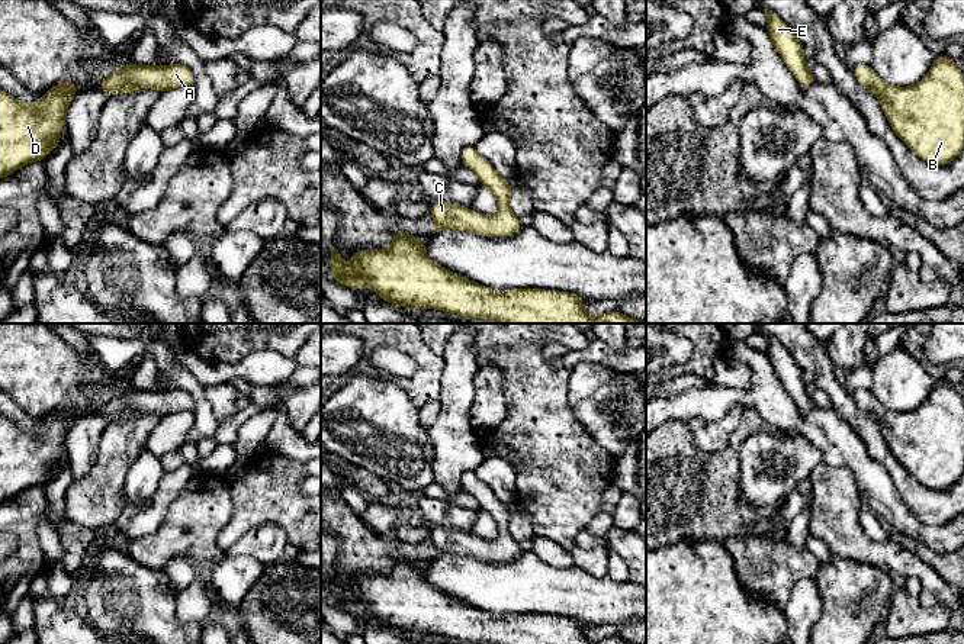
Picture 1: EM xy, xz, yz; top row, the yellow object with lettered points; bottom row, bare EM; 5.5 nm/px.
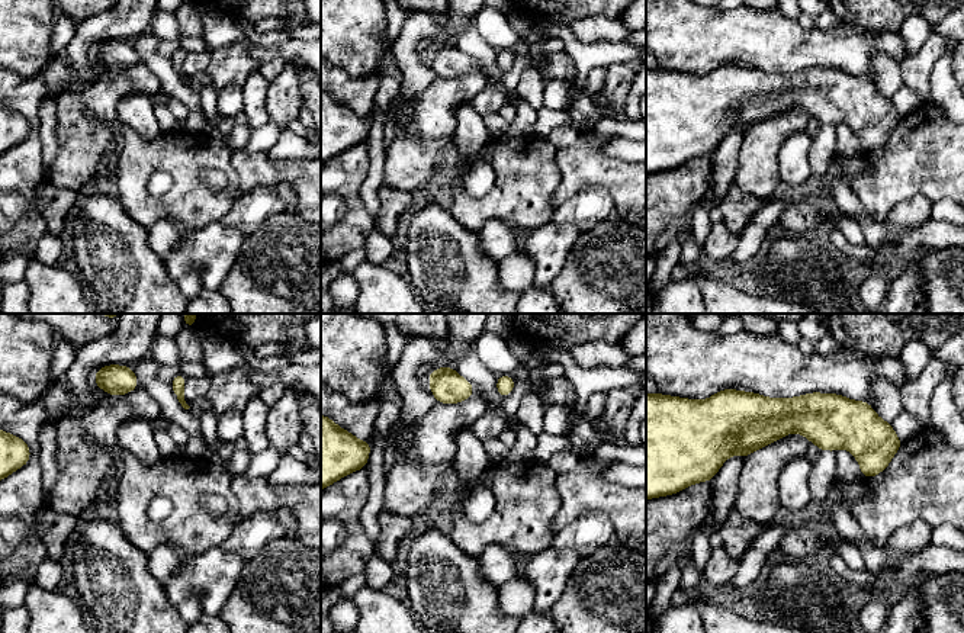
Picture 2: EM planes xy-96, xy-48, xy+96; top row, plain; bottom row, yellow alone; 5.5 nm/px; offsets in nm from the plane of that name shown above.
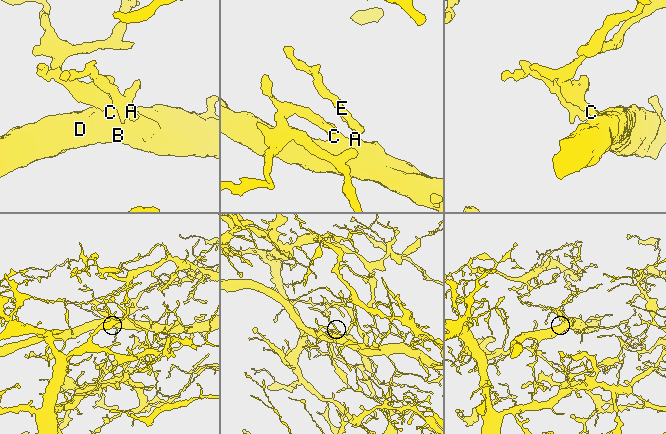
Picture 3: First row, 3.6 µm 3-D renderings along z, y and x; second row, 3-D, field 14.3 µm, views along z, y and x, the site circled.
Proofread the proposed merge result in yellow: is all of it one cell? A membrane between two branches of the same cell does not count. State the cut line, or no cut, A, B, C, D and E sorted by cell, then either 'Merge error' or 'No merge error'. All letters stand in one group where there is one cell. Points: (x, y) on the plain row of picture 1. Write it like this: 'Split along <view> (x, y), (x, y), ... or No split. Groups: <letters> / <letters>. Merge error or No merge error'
No split. Groups: A B C D E. No merge error

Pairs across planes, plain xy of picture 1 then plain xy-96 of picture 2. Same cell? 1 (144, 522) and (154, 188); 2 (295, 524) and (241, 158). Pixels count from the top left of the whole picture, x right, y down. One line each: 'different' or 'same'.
1: same
2: same

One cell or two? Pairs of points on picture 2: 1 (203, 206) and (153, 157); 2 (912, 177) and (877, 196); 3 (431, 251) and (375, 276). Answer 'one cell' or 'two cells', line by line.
1: one cell
2: one cell
3: two cells

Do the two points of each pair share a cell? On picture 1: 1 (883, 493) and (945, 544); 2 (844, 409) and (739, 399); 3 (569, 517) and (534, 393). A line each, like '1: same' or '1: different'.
1: same
2: different
3: same

